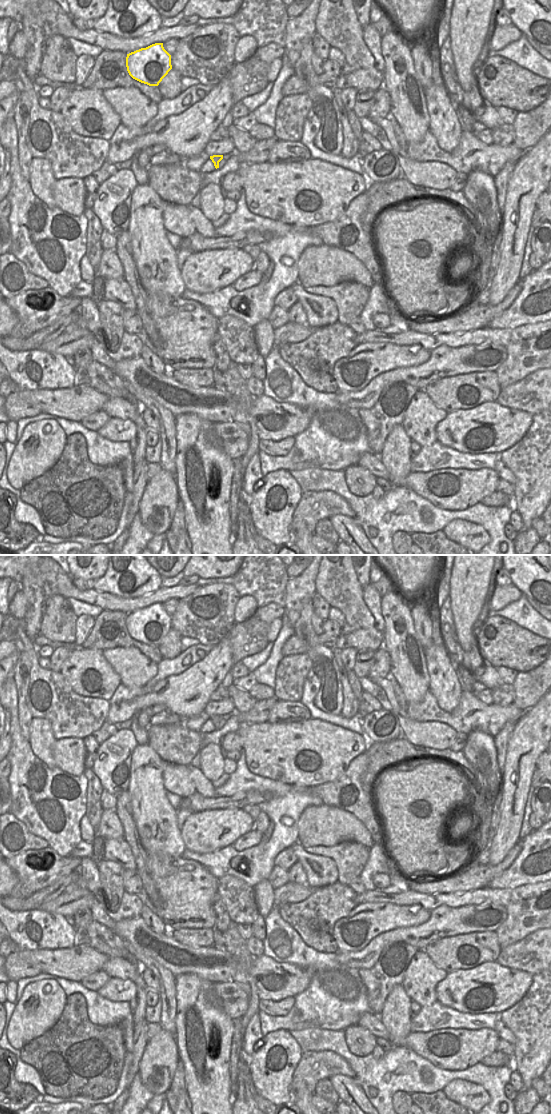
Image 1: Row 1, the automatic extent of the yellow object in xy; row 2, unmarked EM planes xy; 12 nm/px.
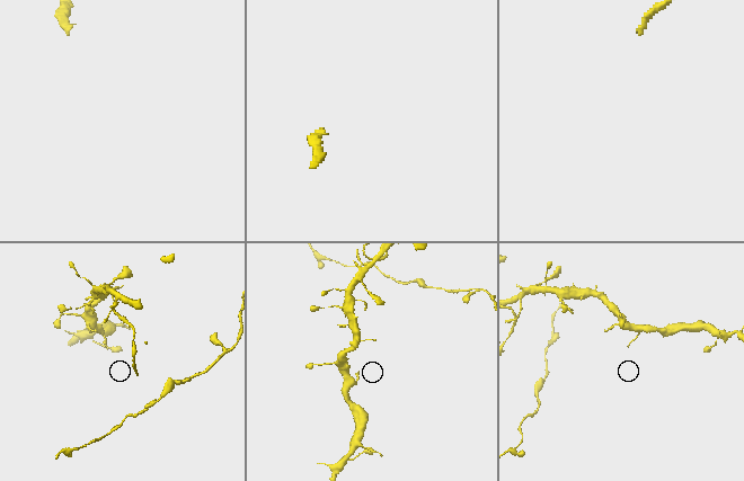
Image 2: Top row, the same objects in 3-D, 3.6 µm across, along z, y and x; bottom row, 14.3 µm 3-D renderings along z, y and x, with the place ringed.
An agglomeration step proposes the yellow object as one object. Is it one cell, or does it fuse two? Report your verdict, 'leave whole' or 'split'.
split

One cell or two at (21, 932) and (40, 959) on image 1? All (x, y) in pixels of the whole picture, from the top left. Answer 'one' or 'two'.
two

